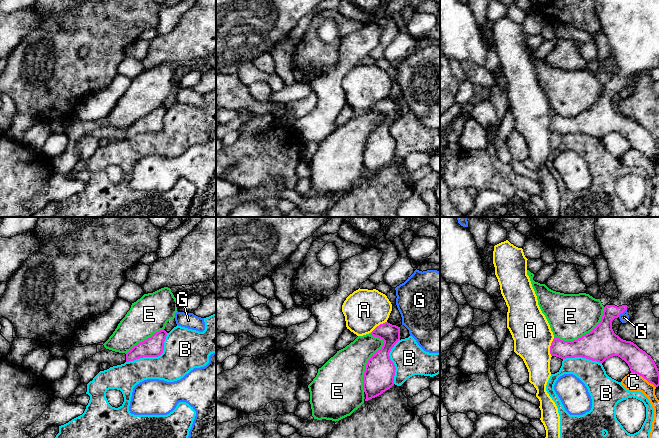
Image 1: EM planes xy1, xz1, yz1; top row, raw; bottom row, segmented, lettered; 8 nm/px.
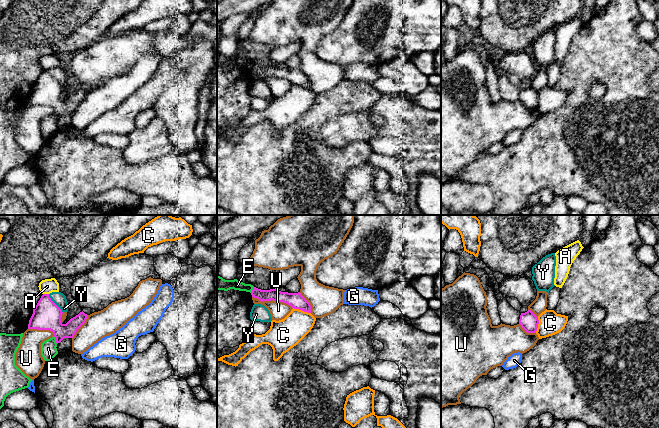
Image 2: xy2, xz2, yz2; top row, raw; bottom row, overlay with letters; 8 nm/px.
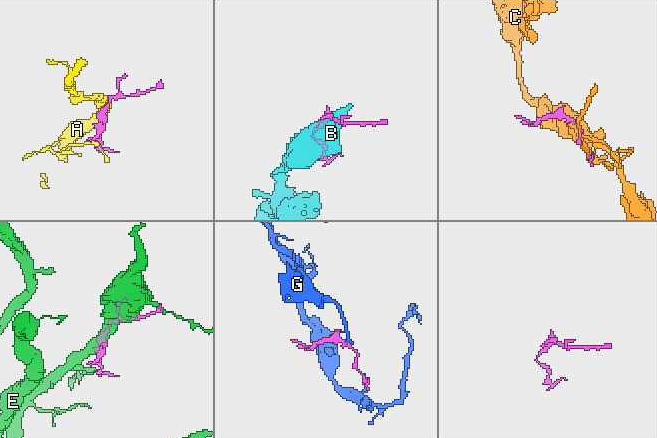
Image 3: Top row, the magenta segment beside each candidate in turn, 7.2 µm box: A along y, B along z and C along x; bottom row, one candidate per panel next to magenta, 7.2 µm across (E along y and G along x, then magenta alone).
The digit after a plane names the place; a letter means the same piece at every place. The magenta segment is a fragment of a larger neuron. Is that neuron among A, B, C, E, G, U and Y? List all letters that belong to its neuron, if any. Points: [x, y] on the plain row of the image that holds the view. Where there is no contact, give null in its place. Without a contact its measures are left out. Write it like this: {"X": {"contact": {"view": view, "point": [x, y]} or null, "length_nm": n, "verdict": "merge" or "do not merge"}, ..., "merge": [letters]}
{"A": {"contact": {"view": "yz1", "point": [550, 123]}, "length_nm": 160, "verdict": "do not merge"}, "B": {"contact": {"view": "xy1", "point": [153, 132]}, "length_nm": 400, "verdict": "do not merge"}, "C": {"contact": {"view": "yz1", "point": [643, 153]}, "length_nm": 240, "verdict": "do not merge"}, "E": {"contact": {"view": "xz1", "point": [369, 135]}, "length_nm": 480, "verdict": "do not merge"}, "G": {"contact": {"view": "yz1", "point": [622, 88]}, "length_nm": 90, "verdict": "do not merge"}, "U": {"contact": {"view": "xz2", "point": [272, 75]}, "length_nm": 340, "verdict": "do not merge"}, "Y": {"contact": {"view": "xy2", "point": [54, 79]}, "length_nm": 190, "verdict": "do not merge"}, "merge": []}

